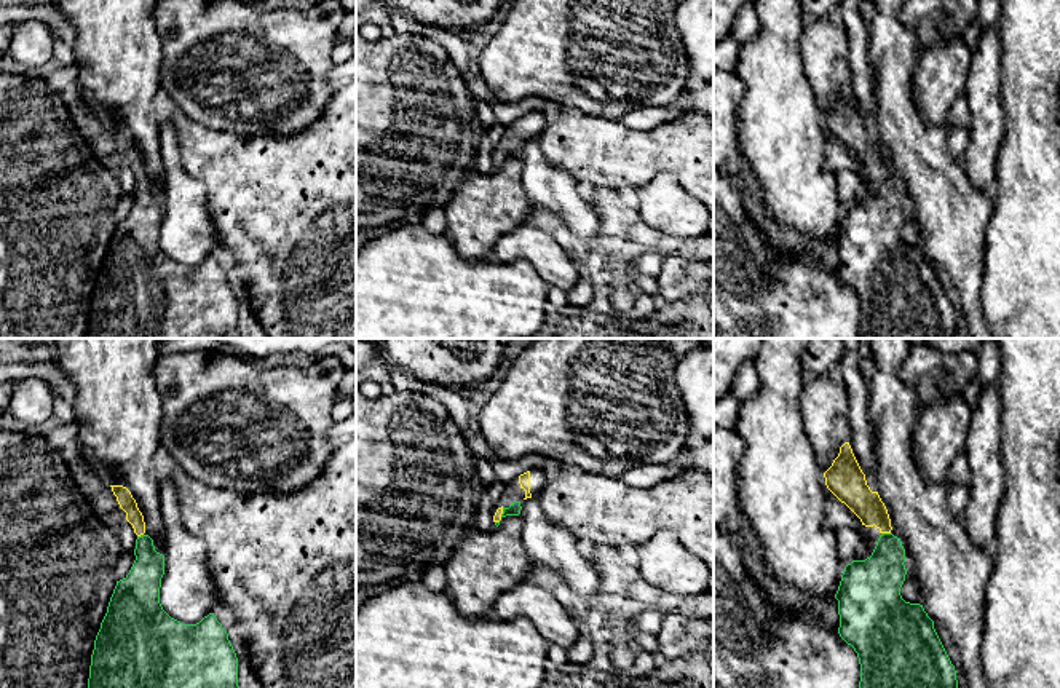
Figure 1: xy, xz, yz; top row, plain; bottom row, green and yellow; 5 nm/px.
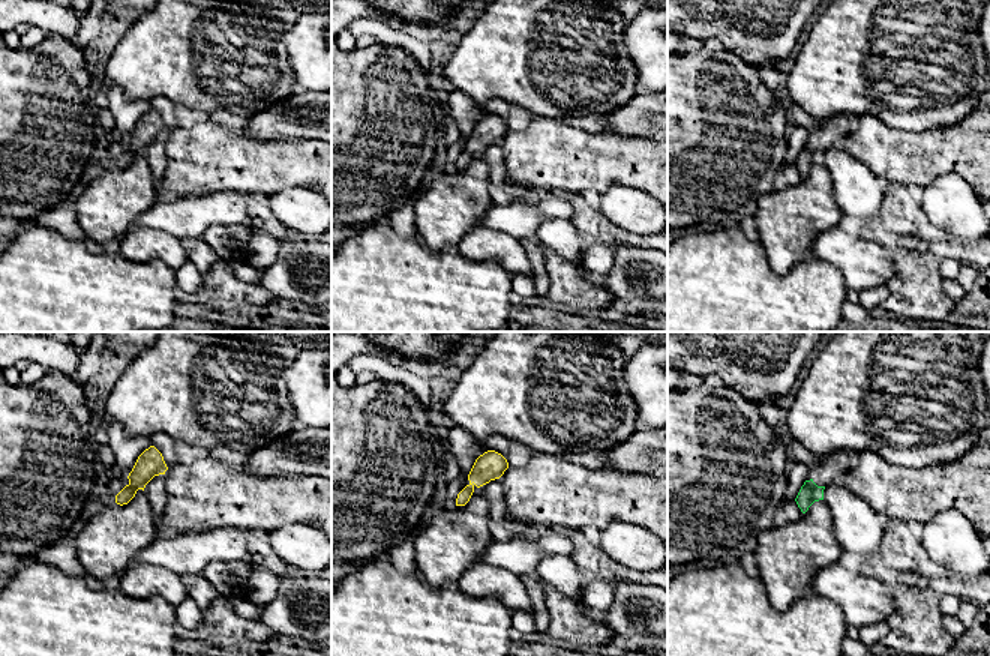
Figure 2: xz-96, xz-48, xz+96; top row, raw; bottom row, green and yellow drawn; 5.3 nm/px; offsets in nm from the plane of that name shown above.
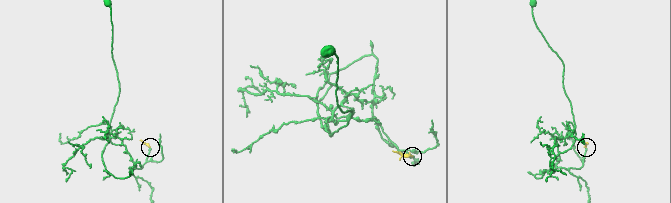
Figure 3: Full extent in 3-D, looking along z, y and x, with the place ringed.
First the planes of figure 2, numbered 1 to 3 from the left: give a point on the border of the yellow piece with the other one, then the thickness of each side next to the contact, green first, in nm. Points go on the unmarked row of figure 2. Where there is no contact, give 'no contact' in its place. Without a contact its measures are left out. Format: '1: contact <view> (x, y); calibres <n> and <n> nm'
1: no contact
2: no contact
3: no contact

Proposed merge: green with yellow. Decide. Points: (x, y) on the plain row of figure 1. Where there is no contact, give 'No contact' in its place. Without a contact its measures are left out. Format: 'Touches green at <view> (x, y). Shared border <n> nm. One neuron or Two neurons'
Touches green at yz (886, 176). Shared border 50 nm. One neuron

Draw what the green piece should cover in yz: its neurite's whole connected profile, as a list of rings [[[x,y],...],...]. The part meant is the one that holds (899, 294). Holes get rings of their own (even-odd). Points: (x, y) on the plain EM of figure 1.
[[[849,85],[840,89],[838,99],[824,115],[827,131],[844,145],[865,169],[876,169],[880,180],[870,200],[852,203],[844,209],[835,241],[838,243],[840,279],[854,291],[860,306],[859,338],[959,338],[956,313],[923,247],[905,244],[900,230],[905,223],[905,192],[900,180],[891,176],[891,161],[878,134],[867,128]]]

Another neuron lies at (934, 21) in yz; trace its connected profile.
[[[905,0],[899,16],[916,34],[924,53],[937,43],[964,35],[977,13],[977,0]]]

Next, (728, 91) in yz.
[[[714,67],[714,169],[739,150],[738,113],[746,85],[734,72]]]

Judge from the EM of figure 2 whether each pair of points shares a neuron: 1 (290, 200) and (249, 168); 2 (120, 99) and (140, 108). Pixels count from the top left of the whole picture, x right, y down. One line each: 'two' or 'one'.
1: two
2: one

